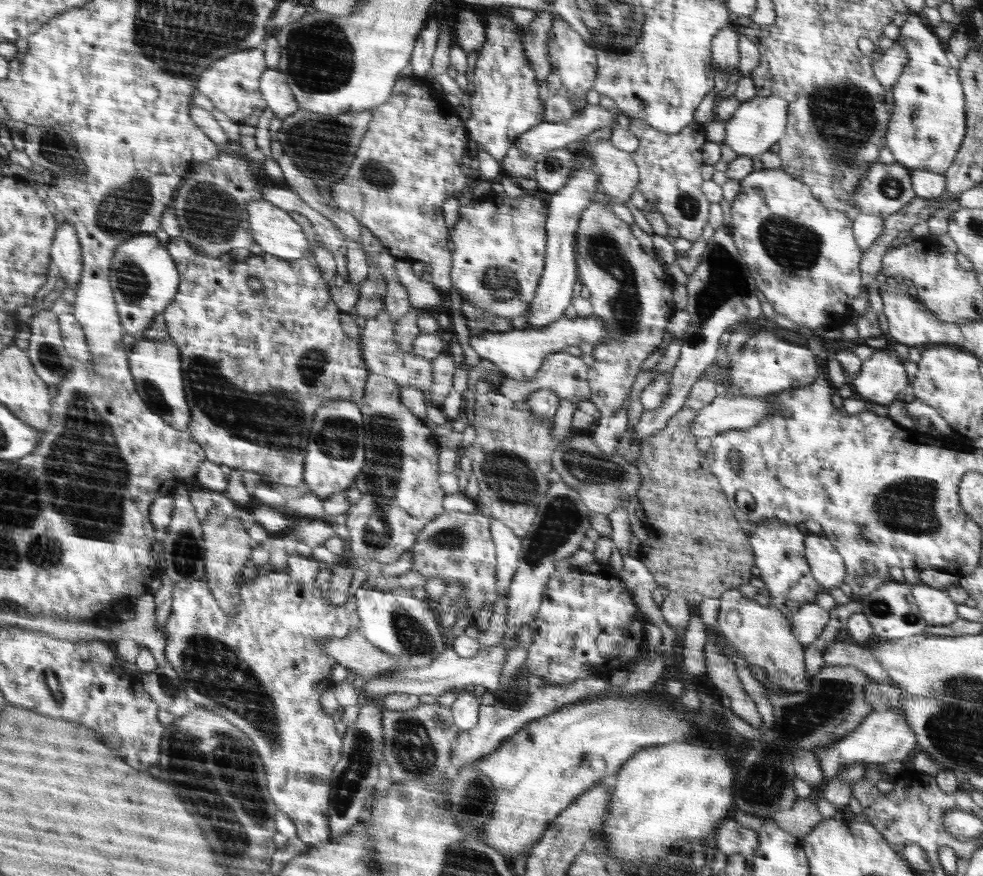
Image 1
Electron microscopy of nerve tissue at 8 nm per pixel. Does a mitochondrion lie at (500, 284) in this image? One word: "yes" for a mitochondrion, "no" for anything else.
yes

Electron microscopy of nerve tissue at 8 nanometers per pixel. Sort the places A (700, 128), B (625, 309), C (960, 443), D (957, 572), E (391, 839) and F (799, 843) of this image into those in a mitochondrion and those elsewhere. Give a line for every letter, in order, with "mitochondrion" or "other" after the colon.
A: other
B: mitochondrion
C: other
D: other
E: other
F: other

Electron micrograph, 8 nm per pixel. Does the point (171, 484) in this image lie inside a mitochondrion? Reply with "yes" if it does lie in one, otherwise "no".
no

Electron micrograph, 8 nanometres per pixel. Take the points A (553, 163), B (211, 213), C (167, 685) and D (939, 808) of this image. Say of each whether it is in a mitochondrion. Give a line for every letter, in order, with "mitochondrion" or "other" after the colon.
A: mitochondrion
B: mitochondrion
C: mitochondrion
D: other

